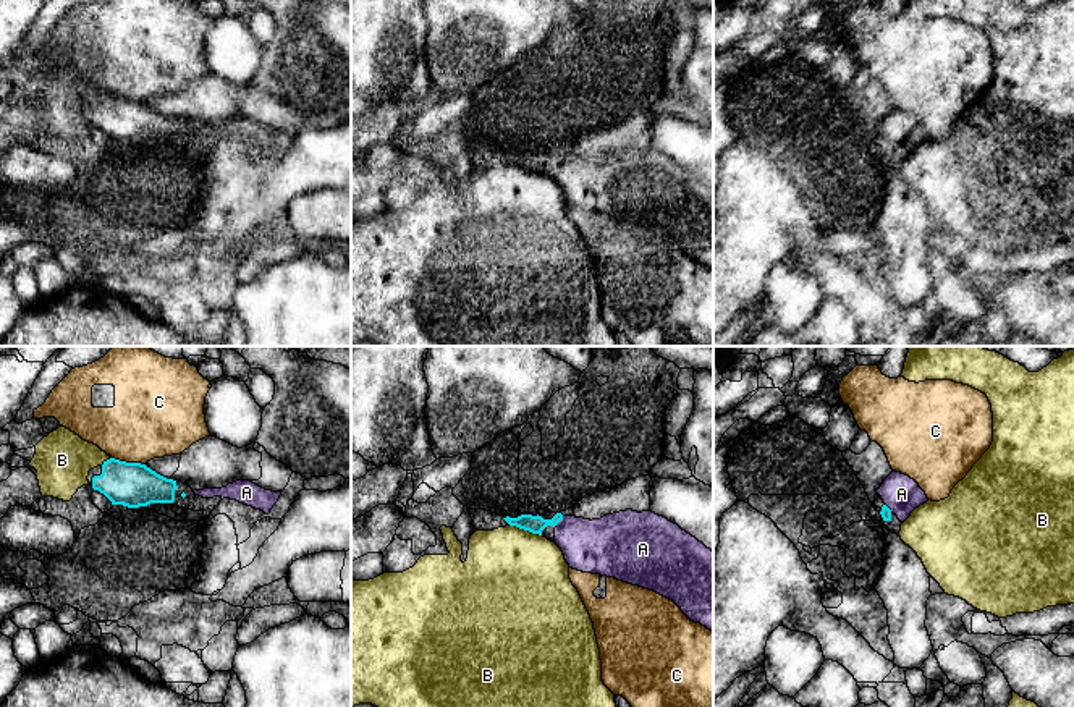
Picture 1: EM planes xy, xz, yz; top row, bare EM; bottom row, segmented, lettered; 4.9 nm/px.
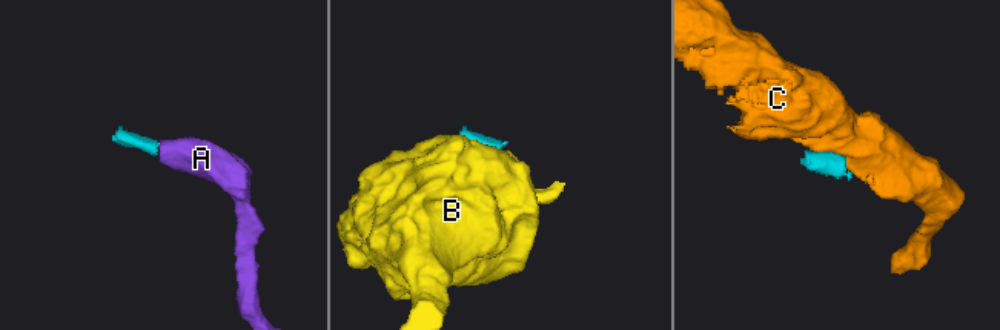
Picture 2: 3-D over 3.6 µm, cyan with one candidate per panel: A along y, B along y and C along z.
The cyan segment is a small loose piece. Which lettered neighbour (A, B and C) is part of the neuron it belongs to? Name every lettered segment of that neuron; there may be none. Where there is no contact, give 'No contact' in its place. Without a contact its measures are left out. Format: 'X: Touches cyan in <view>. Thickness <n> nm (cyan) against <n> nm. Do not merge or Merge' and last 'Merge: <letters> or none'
A: Touches cyan in xz. Thickness 90 nm (cyan) against 280 nm. Merge
B: Touches cyan in xz. Thickness 90 nm (cyan) against 480 nm. Do not merge
C: Touches cyan in xy. Thickness 220 nm (cyan) against 380 nm. Do not merge
Merge: A

